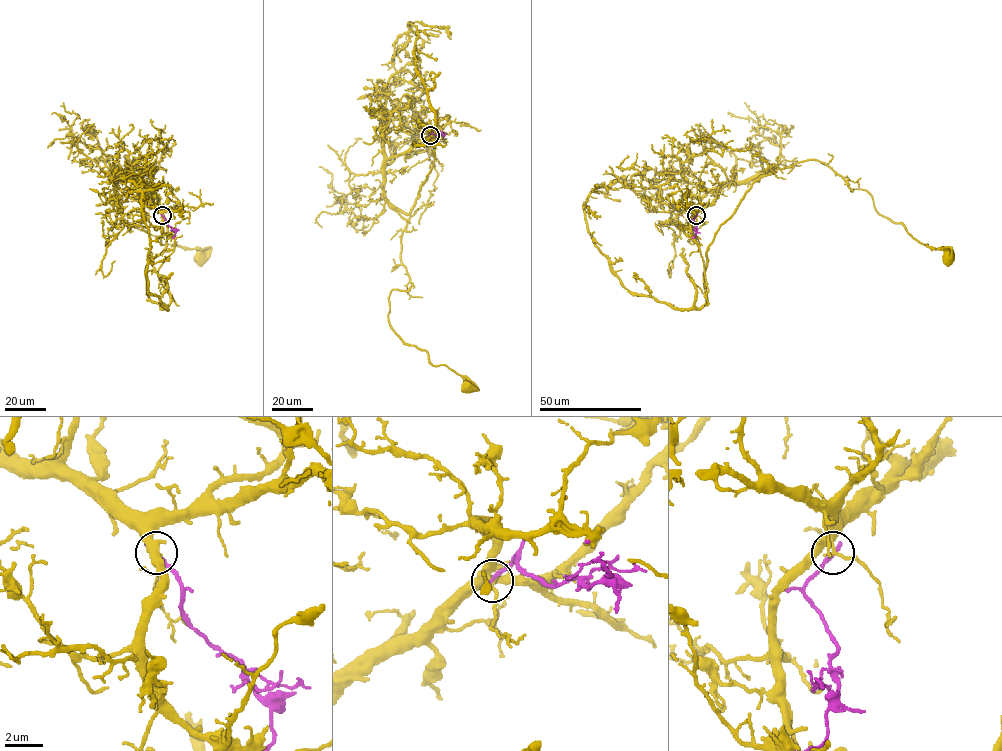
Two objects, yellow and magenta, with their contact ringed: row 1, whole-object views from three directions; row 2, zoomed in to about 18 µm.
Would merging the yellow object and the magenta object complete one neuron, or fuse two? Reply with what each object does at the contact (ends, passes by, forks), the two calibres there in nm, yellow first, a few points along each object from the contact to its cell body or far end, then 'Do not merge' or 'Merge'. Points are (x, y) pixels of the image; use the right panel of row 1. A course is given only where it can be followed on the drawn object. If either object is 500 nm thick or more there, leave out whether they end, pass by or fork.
At the ring yellow forks. At the ring magenta ends. Thickness 220 nm (yellow) against 240 nm. Course of yellow: (696, 215), (728, 185), (818, 160), (852, 191), (865, 190), (880, 214), (923, 244), (943, 247), (948, 258). Course of magenta: (696, 215), (693, 219), (697, 231), (692, 236). Do not merge

